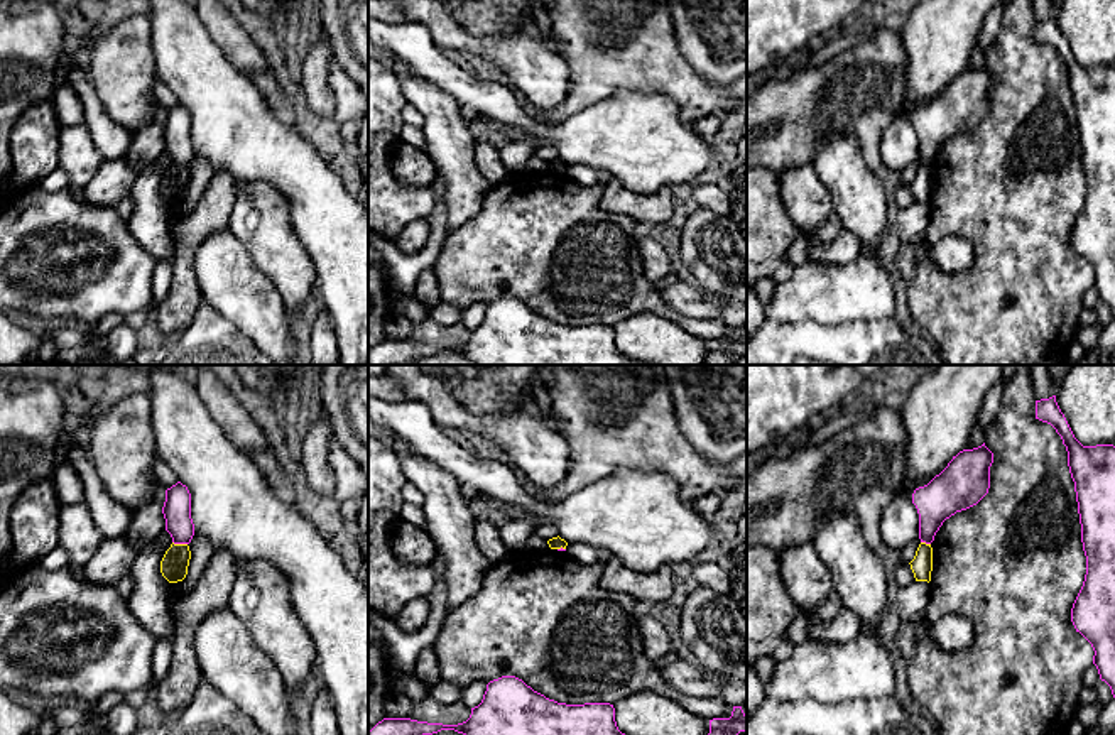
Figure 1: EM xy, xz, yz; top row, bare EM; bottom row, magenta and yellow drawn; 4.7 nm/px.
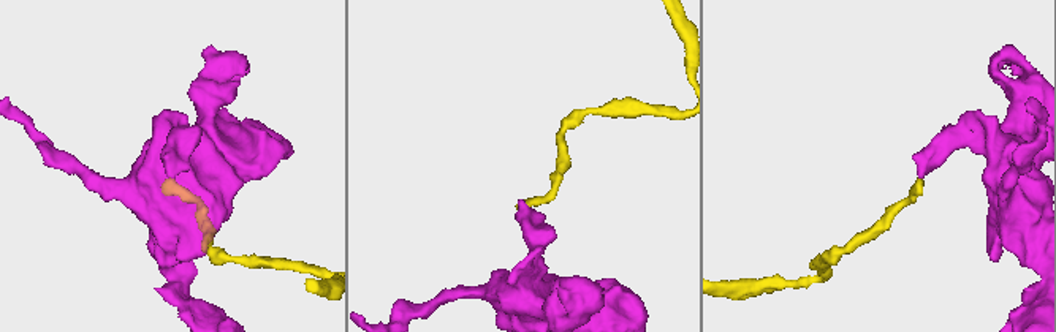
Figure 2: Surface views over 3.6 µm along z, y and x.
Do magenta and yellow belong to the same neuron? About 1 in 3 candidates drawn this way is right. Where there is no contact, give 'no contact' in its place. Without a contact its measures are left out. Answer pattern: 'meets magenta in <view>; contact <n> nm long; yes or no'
meets magenta in xy; contact 70 nm long; no

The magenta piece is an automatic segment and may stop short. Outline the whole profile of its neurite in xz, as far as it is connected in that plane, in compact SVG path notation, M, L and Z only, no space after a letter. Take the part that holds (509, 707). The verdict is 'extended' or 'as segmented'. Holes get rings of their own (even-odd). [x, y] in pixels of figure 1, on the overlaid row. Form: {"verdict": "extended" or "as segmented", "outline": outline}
{"verdict": "as segmented", "outline": "M515 676L490 681L481 703L463 723L383 718L368 735L432 735L441 730L463 735L625 735L617 727L613 705L558 703Z"}

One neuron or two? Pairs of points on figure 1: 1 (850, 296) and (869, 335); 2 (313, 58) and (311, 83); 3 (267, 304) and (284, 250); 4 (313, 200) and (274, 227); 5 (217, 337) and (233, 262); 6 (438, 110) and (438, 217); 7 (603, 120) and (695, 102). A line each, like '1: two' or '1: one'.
1: two
2: one
3: two
4: two
5: two
6: two
7: two

